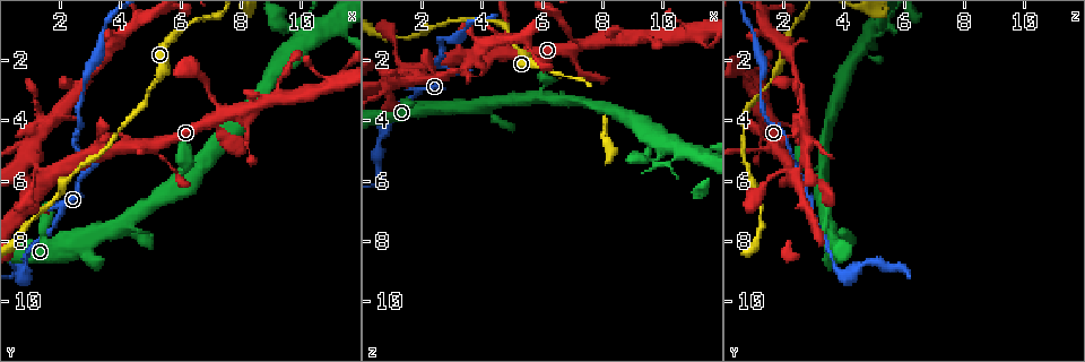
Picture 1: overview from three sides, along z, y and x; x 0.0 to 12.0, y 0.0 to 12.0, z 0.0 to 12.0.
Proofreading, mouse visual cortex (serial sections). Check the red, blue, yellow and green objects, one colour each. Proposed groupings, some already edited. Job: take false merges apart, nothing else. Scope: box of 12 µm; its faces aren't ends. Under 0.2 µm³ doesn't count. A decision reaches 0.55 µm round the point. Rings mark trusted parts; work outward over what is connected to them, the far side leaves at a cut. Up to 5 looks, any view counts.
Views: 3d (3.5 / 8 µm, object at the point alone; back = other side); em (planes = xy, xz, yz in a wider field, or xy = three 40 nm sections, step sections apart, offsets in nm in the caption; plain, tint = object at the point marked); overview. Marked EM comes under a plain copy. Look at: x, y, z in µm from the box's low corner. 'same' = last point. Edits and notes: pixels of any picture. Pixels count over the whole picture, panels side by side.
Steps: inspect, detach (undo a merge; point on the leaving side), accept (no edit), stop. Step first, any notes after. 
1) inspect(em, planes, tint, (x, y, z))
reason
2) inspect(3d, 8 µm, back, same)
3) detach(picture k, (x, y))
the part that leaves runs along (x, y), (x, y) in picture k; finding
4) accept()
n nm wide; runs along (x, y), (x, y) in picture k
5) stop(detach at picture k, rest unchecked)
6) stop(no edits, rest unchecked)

inspect(3d, 3.5 µm, (4.9, 3.0, 1.2))
thin neck

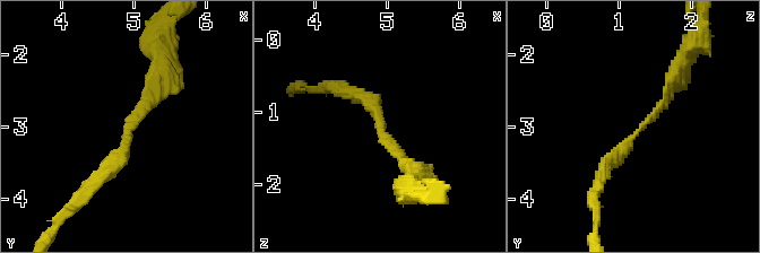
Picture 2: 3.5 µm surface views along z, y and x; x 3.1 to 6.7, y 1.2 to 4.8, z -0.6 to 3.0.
inspect(em, xy, step 1, tint, (4.90, 3.00, 1.25))
now the EM

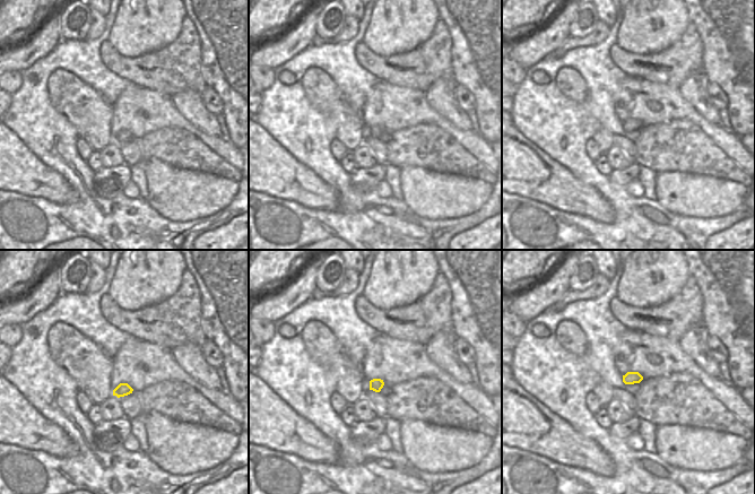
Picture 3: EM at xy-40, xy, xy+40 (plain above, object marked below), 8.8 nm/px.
accept()
runs along (675, 77), (599, 185) in picture 2; continuous, no second cell

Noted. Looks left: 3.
inspect(3d, 3.5 µm, (1.0, 5.4, 2.8))
four or more arms meet

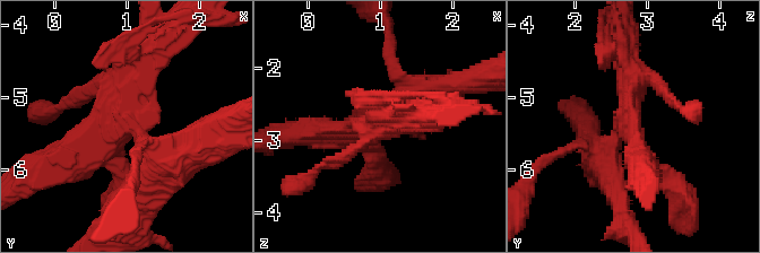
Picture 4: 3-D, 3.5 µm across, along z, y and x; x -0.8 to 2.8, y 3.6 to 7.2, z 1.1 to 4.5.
inspect(em, xy, step 3, tint, (1.05, 5.35, 2.70))

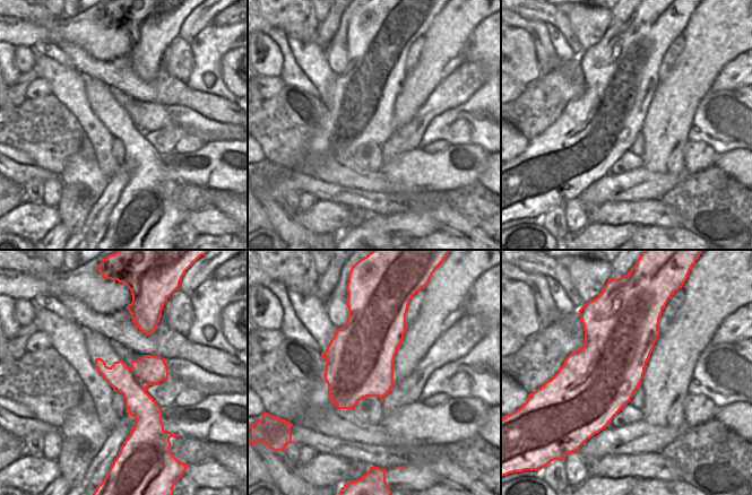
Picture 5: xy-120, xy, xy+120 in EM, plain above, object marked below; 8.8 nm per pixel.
detach(picture 4, (369, 144))
a second cell is stuck on

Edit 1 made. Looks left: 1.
stop(detach at picture 4, rest unchecked)

